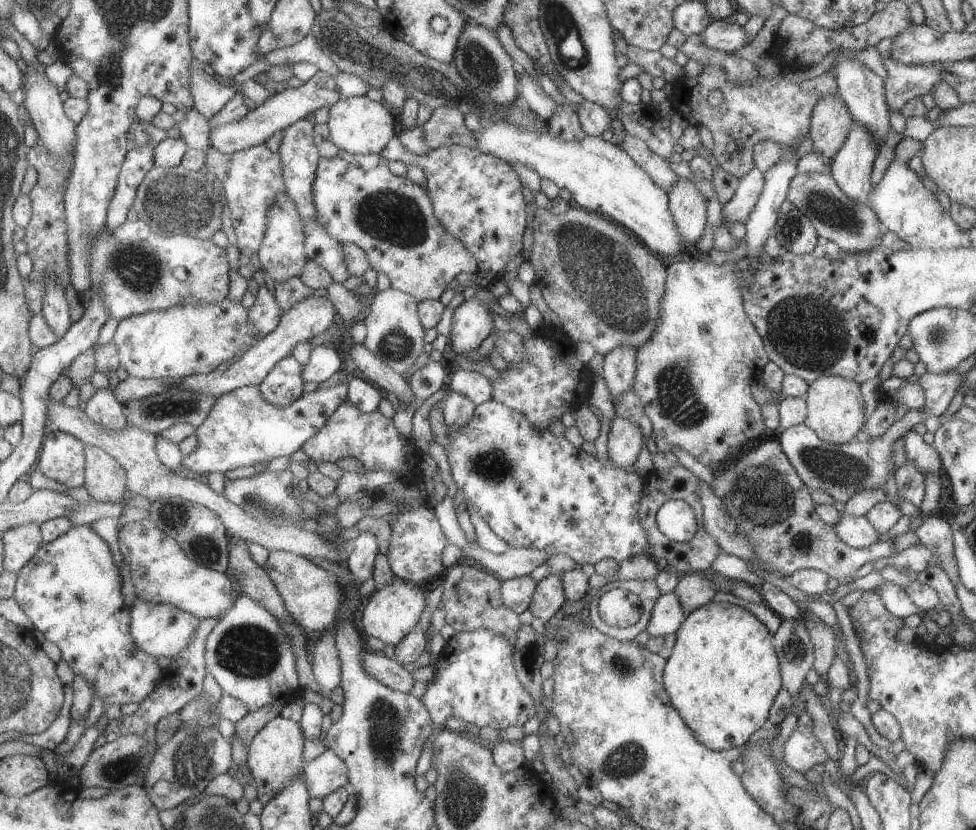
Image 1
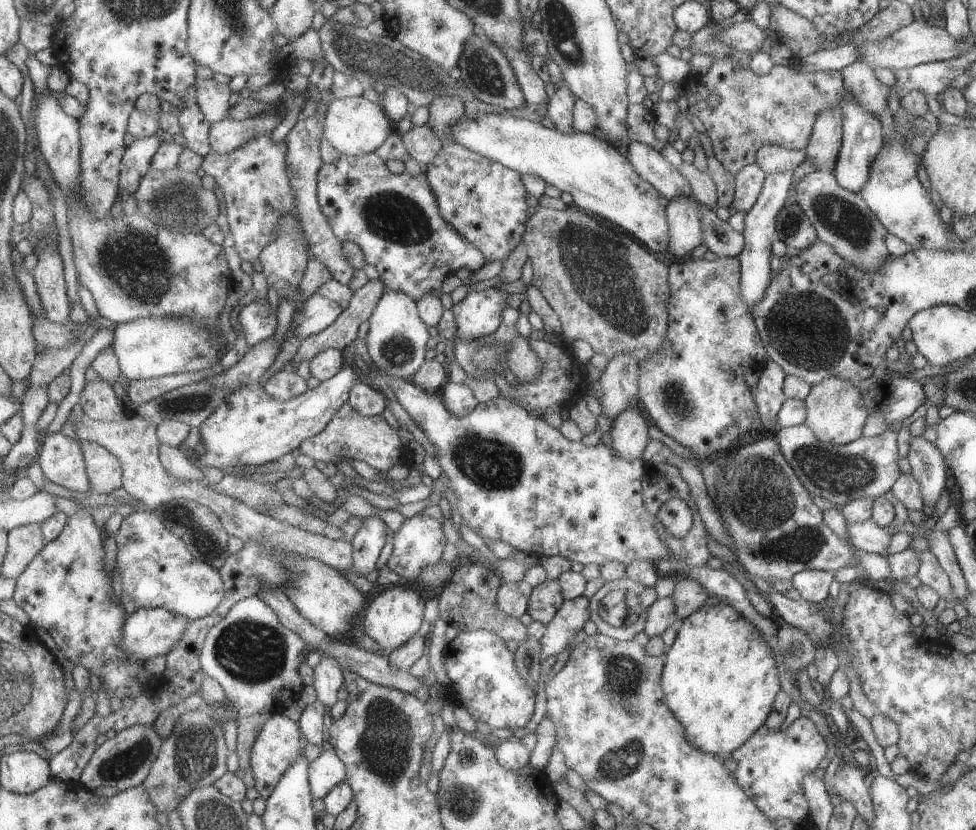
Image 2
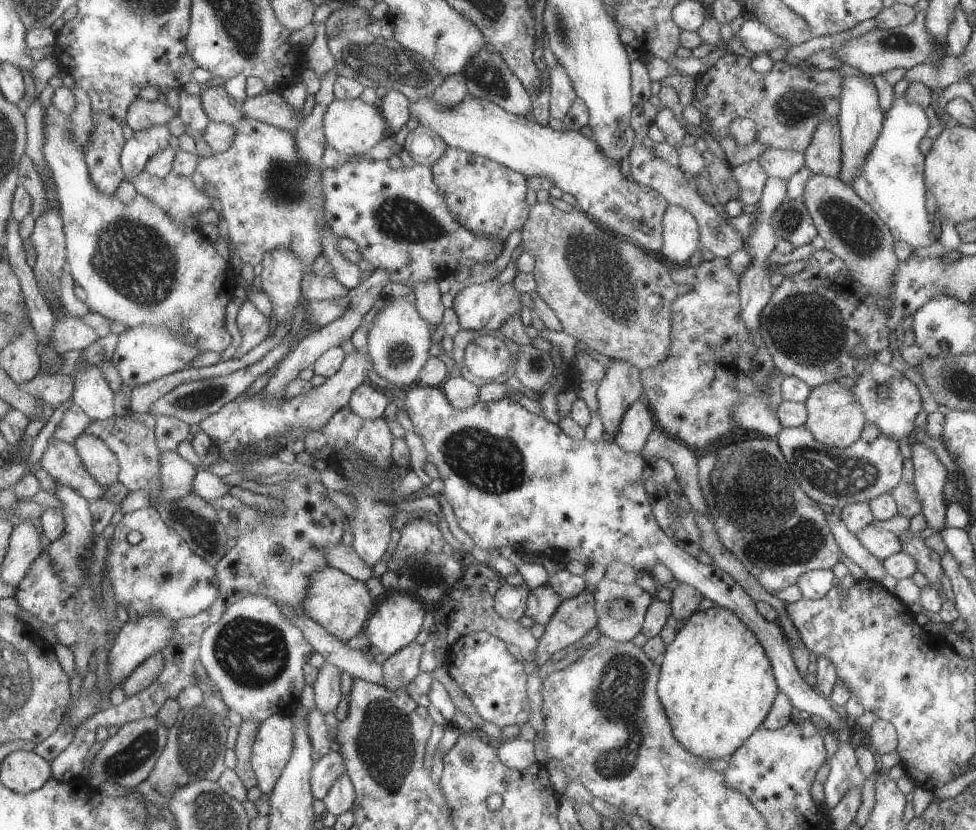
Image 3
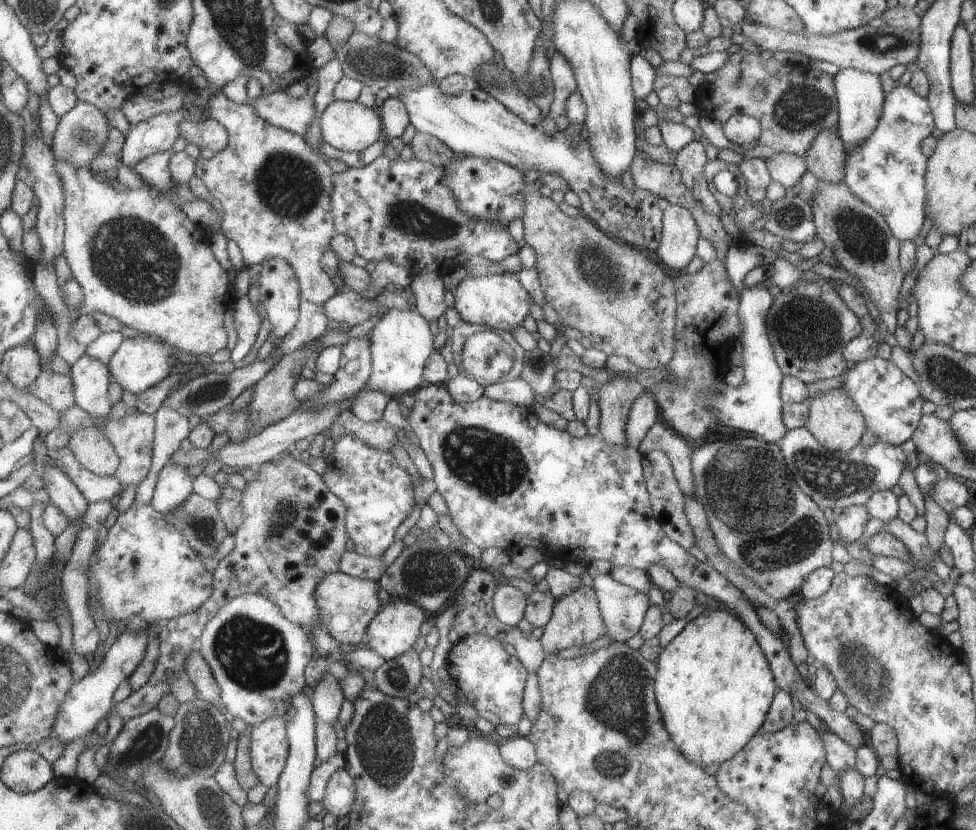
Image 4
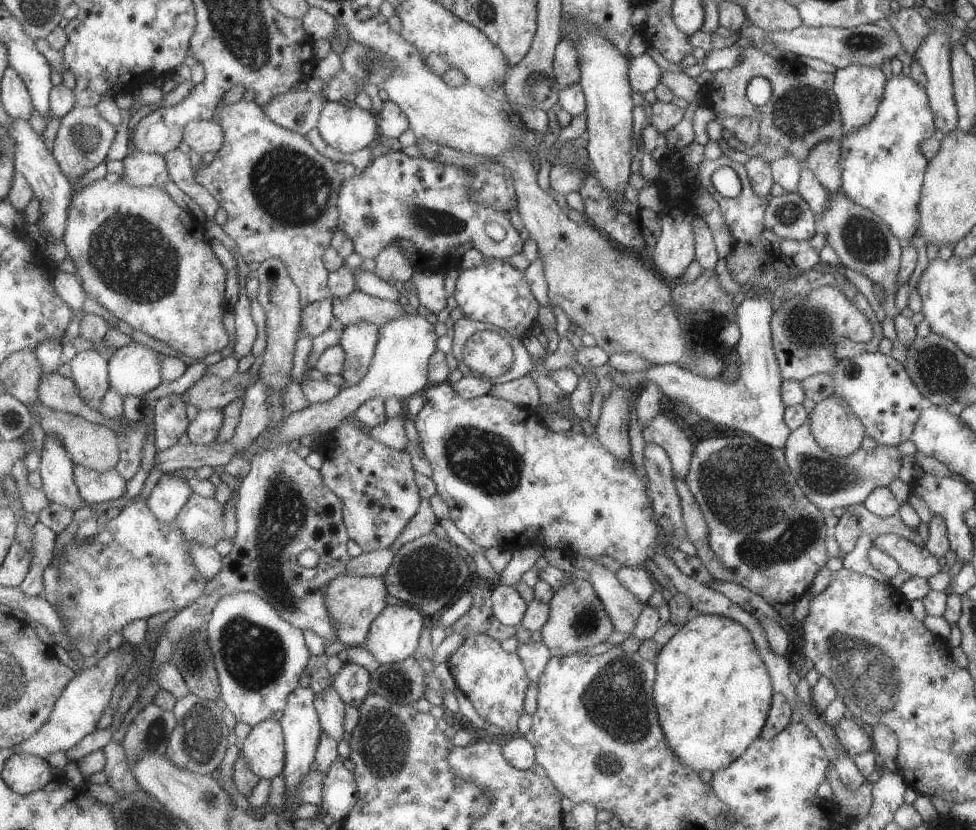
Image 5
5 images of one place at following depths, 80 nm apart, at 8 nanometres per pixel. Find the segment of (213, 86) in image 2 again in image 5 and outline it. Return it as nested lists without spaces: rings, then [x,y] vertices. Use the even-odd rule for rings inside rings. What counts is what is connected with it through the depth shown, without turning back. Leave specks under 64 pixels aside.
[[[223,100],[219,103],[217,114],[226,141],[211,164],[202,164],[196,178],[199,184],[207,187],[211,198],[225,208],[227,221],[222,226],[224,232],[236,242],[246,263],[280,258],[288,266],[297,286],[300,286],[304,307],[333,297],[329,286],[331,272],[325,264],[324,254],[332,246],[335,233],[340,230],[338,198],[343,181],[347,178],[337,170],[337,163],[321,154],[305,135],[273,122],[256,100],[233,104]]]

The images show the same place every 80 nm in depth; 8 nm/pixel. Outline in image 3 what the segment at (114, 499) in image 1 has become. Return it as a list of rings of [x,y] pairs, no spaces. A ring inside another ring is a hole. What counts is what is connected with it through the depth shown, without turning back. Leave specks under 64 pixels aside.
[[[83,431],[74,443],[80,450],[86,469],[97,482],[109,487],[120,480],[120,458],[102,438]]]

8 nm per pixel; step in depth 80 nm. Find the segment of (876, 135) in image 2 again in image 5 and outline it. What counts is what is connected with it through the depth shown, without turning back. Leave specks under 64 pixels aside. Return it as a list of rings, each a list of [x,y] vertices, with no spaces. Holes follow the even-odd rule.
[[[849,65],[837,69],[833,76],[832,89],[838,102],[842,136],[845,137],[865,126],[870,119],[876,116],[876,110],[881,102],[886,81],[879,67],[865,67],[863,65]]]

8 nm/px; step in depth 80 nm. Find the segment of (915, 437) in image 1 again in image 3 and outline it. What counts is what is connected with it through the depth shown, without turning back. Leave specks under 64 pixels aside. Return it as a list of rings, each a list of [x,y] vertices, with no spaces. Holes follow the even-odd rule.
[[[921,441],[912,442],[910,449],[914,470],[912,485],[921,503],[921,514],[926,520],[927,529],[939,532],[944,530],[943,517],[946,506],[943,502],[943,486],[947,468],[935,456],[935,452]]]

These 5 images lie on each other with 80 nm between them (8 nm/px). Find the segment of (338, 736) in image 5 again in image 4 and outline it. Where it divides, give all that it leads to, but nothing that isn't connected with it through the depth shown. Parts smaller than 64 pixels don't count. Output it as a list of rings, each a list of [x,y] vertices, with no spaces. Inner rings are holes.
[[[327,671],[314,688],[314,710],[318,718],[332,726],[335,720],[340,717],[342,706],[346,696],[342,689],[342,680],[339,680],[335,674]]]

